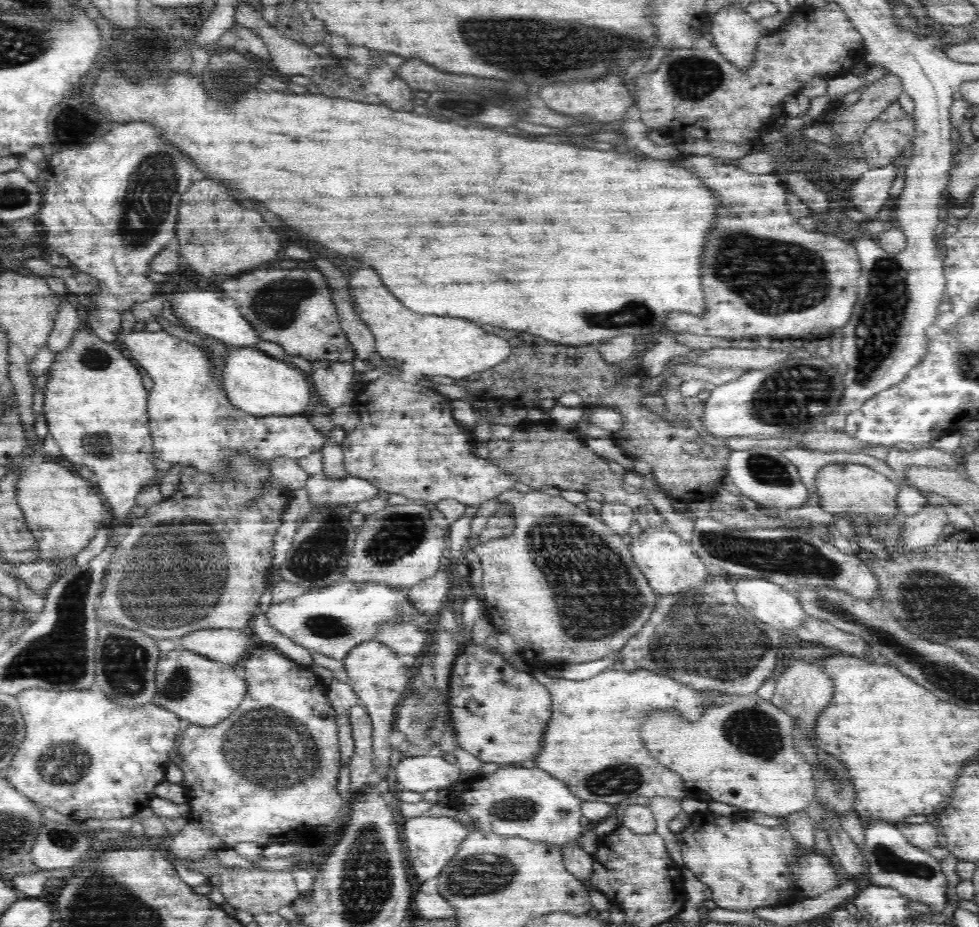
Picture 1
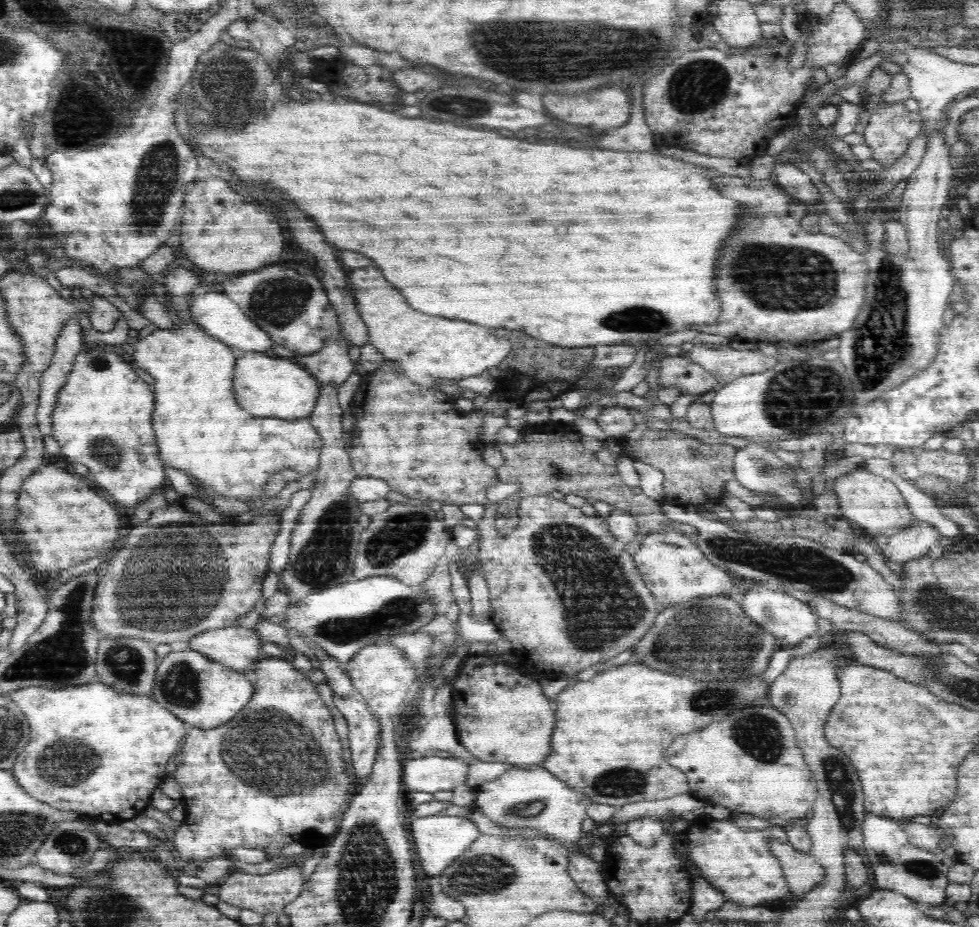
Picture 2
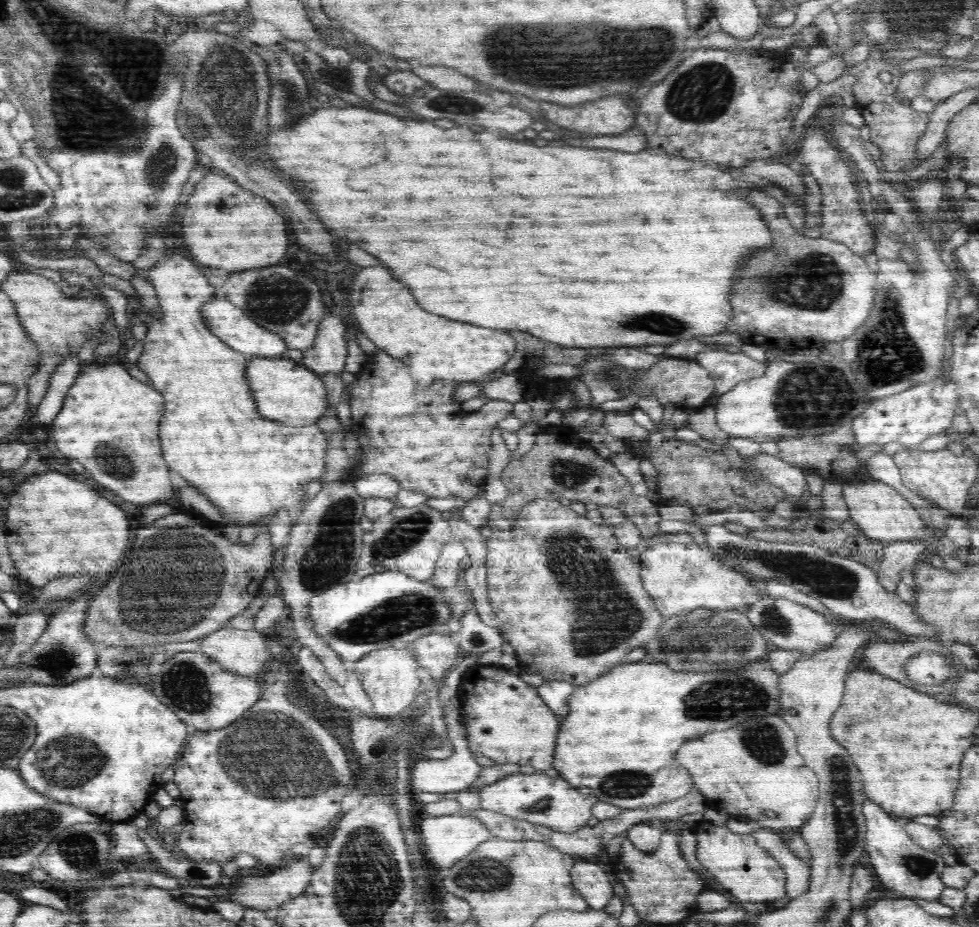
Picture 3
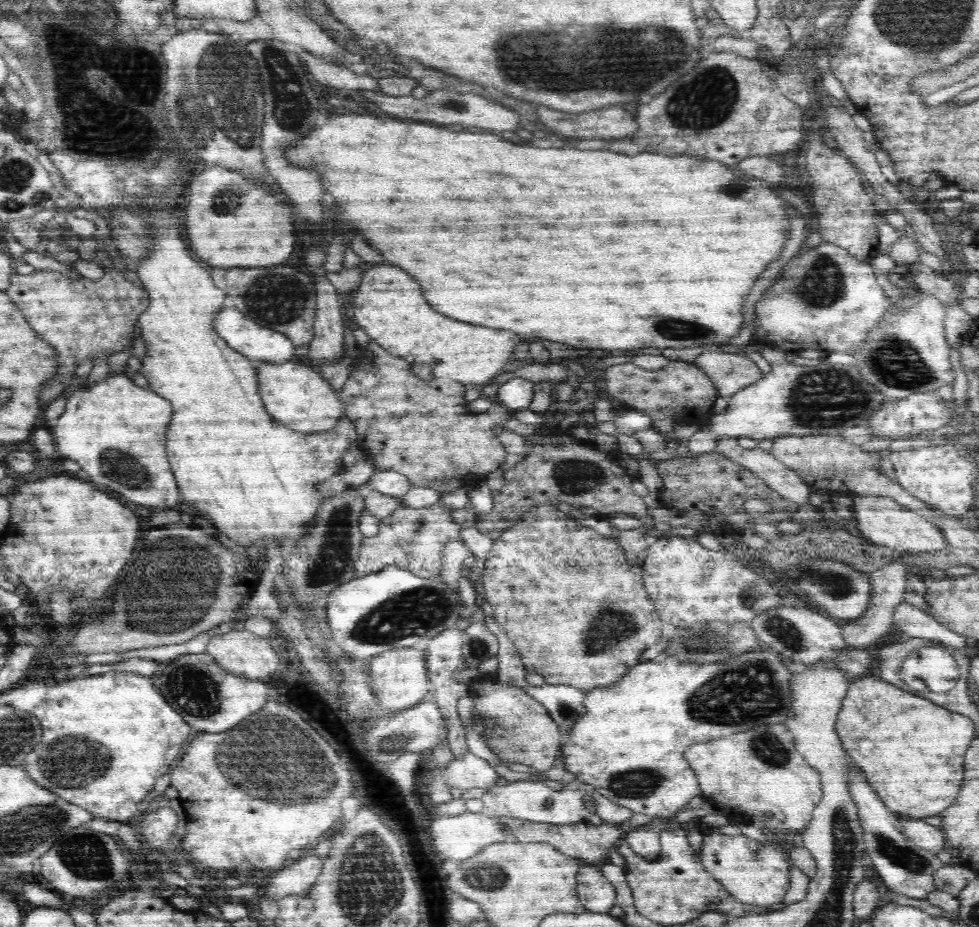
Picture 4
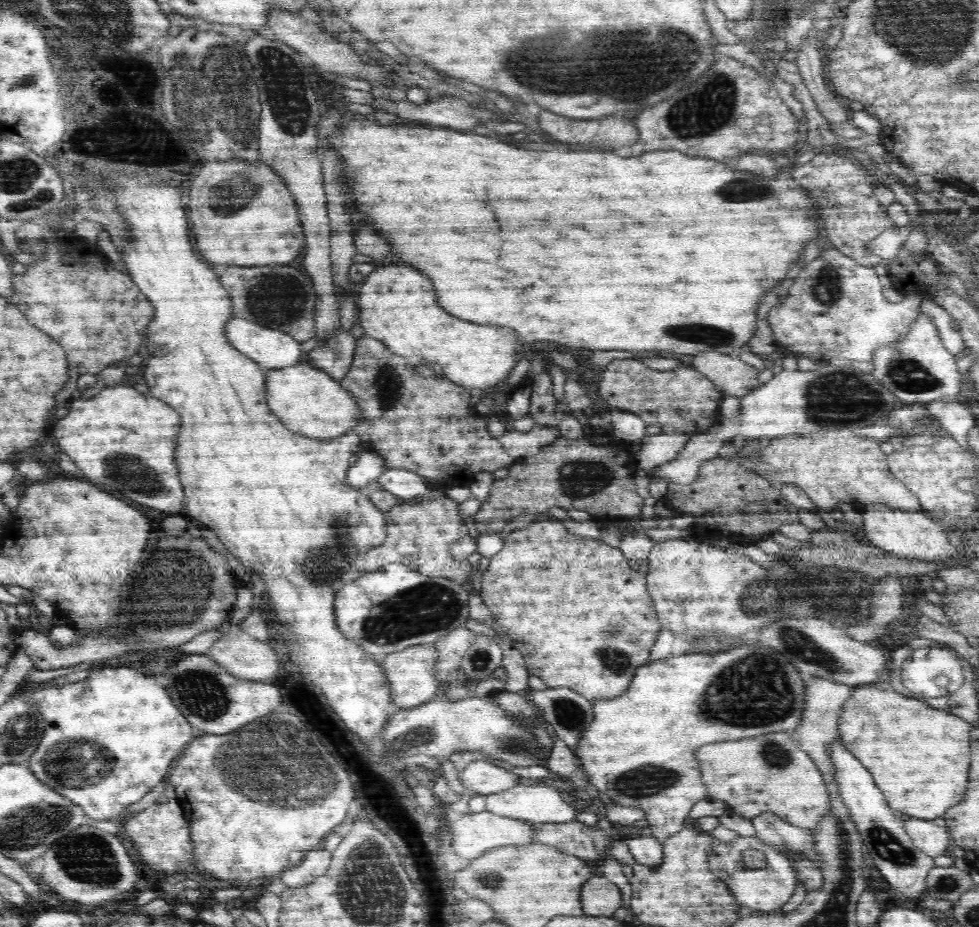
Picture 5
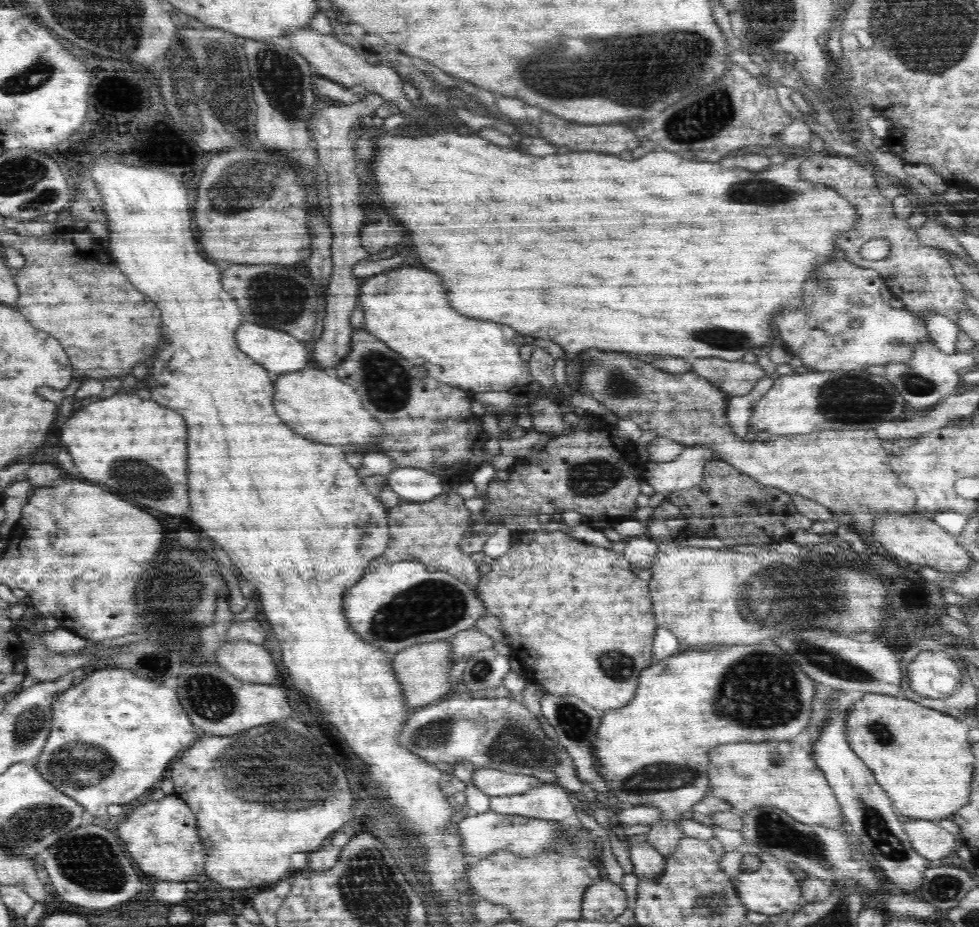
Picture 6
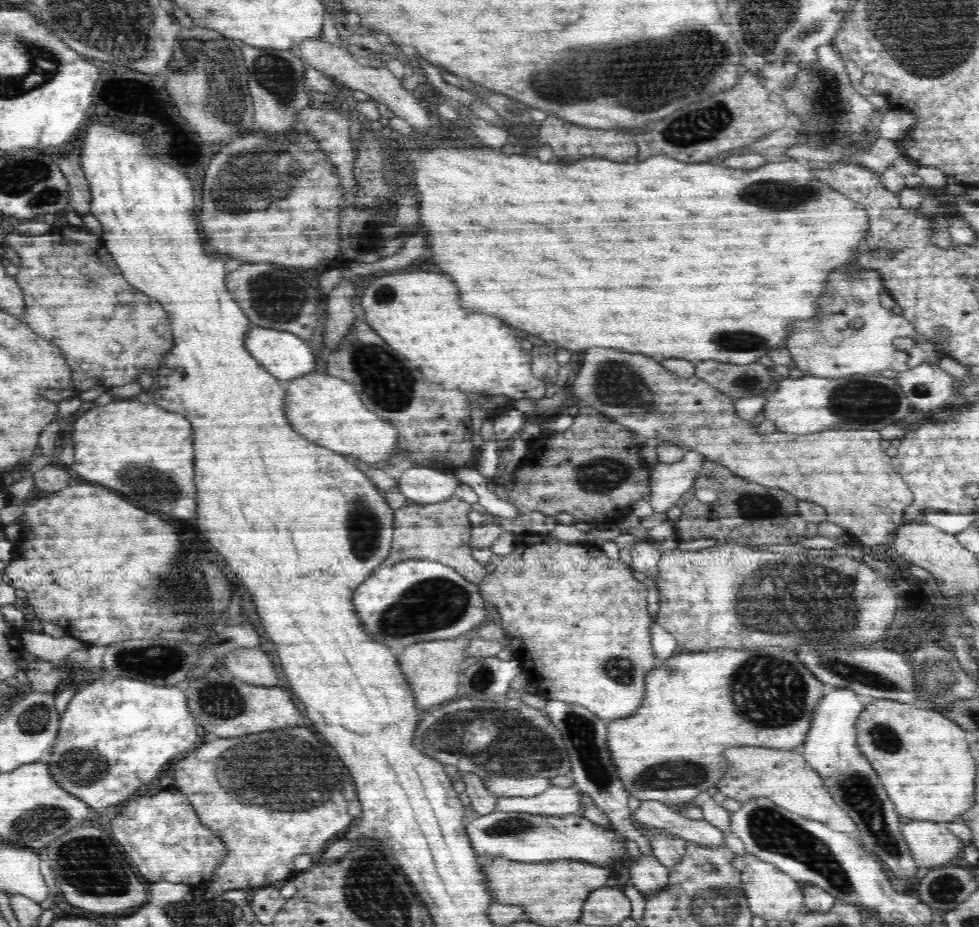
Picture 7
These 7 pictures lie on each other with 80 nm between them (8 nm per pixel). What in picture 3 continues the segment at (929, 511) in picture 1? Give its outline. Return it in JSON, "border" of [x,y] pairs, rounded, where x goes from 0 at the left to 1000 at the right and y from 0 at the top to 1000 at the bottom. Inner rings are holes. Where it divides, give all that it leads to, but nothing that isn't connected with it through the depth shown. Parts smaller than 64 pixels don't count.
{"border":[[[925,583],[925,585],[909,585],[903,593],[899,611],[894,616],[897,628],[905,639],[915,639],[915,632],[920,627],[921,615],[936,606],[938,602],[948,597],[945,583]]]}

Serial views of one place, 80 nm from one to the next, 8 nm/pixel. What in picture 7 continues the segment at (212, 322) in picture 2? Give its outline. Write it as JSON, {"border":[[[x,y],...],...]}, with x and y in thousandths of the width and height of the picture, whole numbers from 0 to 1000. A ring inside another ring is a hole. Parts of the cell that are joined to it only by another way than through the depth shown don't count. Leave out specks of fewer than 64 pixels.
{"border":[[[255,350],[255,354],[248,360],[248,373],[255,379],[255,383],[259,387],[288,413],[297,410],[298,407],[306,407],[311,402],[323,399],[323,384],[314,367],[312,368],[296,358]]]}

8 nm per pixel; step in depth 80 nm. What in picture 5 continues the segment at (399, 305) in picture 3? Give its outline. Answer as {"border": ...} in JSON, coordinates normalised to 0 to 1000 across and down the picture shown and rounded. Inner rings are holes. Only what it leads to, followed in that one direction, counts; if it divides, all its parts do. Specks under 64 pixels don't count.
{"border":[[[394,287],[394,289],[384,290],[378,293],[363,314],[367,345],[373,360],[377,364],[392,370],[398,380],[417,388],[419,393],[429,393],[431,388],[435,391],[445,391],[451,395],[451,403],[458,410],[464,410],[466,414],[481,420],[498,421],[513,416],[525,395],[530,389],[532,382],[531,367],[529,360],[523,354],[505,354],[505,352],[494,352],[494,350],[480,350],[474,345],[468,345],[464,341],[456,341],[447,328],[443,328],[443,319],[439,319],[439,306],[423,293],[423,289],[411,289],[411,287]]]}

